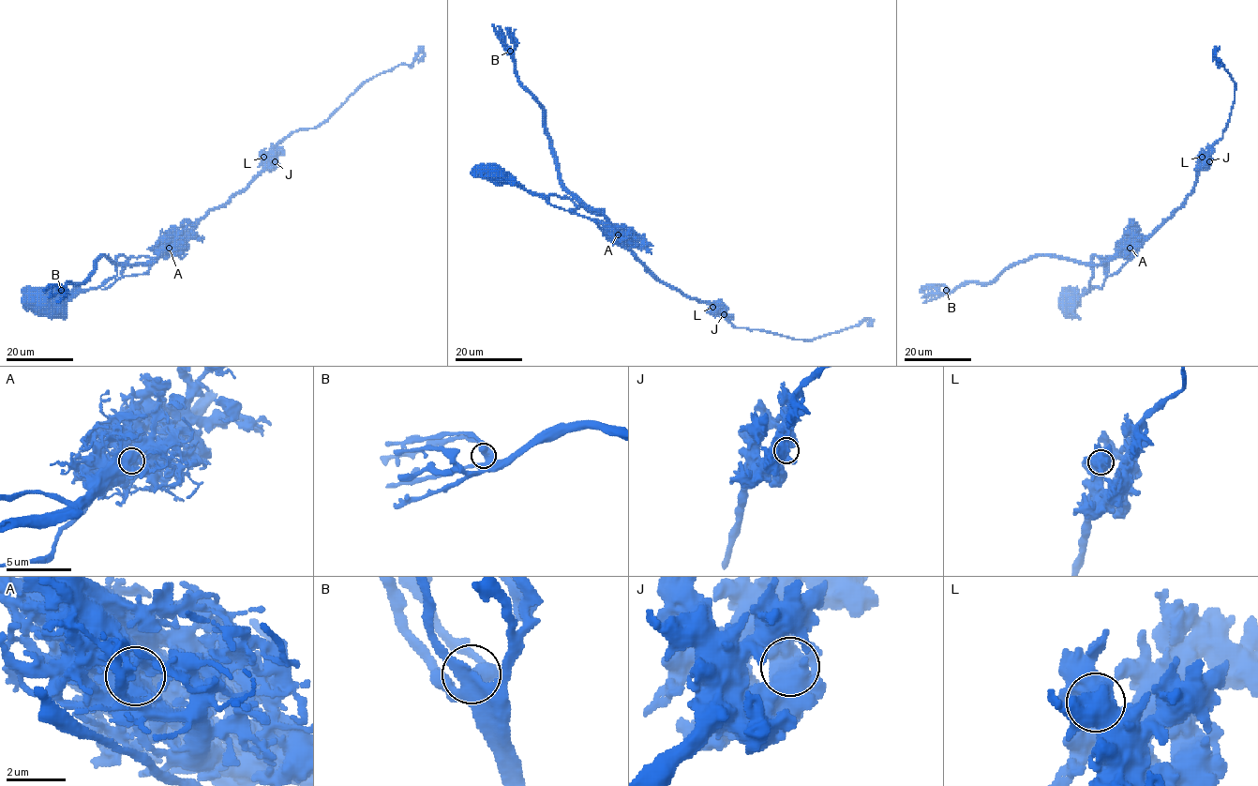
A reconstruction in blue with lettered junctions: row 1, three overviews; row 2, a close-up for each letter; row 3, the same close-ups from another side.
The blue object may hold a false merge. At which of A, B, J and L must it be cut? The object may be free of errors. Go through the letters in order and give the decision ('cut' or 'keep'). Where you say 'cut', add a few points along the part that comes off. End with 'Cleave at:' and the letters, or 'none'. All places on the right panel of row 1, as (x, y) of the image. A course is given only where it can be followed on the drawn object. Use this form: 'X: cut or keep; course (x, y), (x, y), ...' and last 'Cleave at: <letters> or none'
A: cut; course (1130, 248), (1192, 192), (1208, 150), (1222, 137), (1235, 83), (1214, 52), (1220, 63)
B: keep
J: keep
L: keep
Cleave at: A

